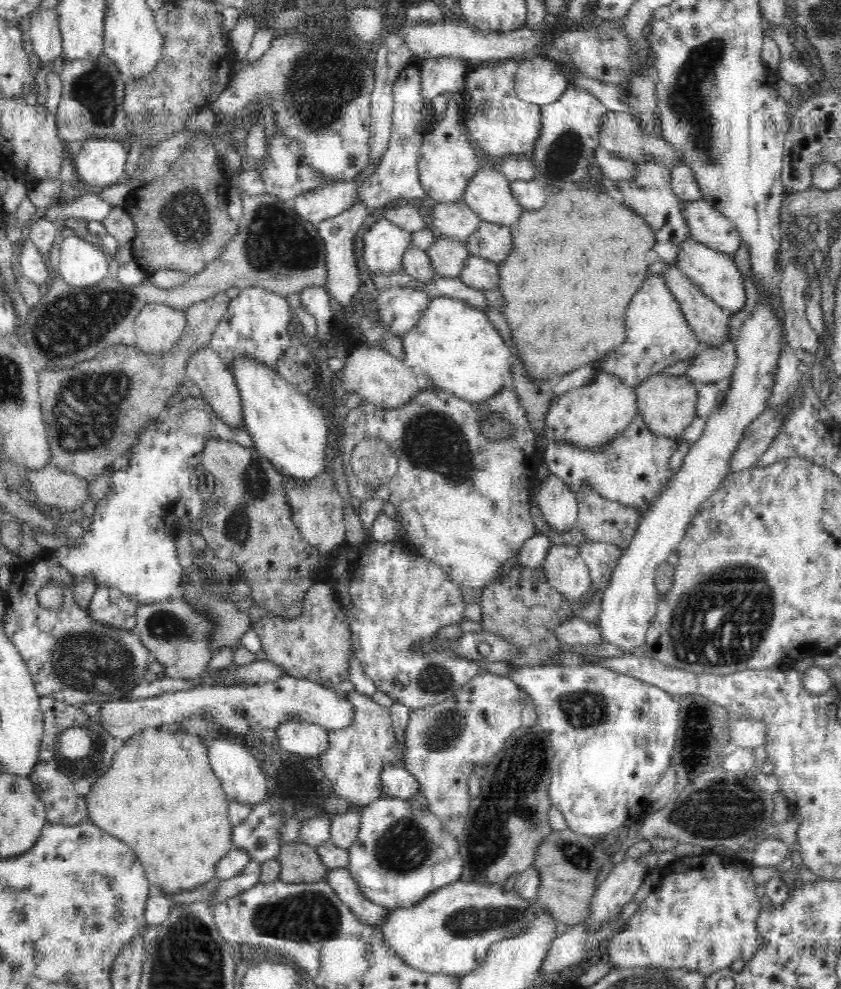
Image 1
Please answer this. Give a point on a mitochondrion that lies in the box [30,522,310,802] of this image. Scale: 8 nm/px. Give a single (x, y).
(94, 664)

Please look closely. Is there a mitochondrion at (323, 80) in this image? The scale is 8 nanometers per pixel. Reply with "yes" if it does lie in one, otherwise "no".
yes

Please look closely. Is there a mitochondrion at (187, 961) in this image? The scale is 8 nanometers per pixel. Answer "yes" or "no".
yes

